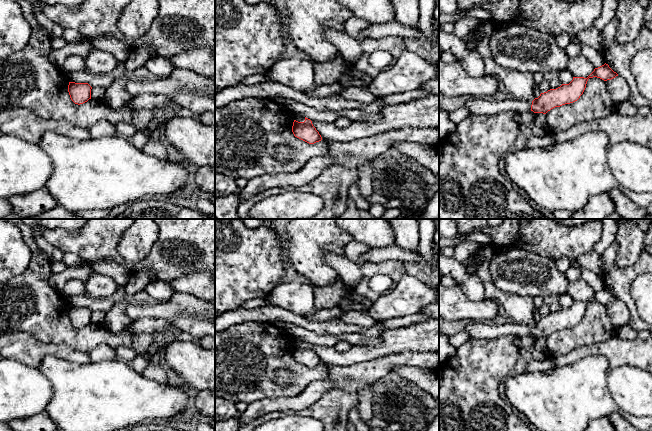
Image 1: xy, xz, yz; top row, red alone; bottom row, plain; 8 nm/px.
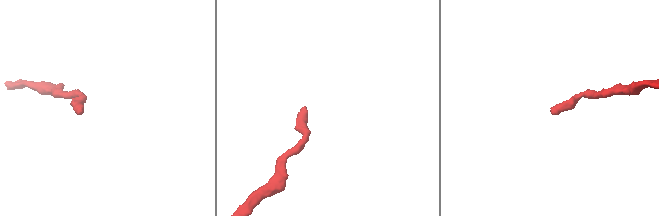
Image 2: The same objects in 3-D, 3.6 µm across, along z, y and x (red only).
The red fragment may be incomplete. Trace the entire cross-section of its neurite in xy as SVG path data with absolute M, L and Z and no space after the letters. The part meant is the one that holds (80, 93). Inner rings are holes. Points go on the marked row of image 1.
M69 82L68 92L75 104L83 104L91 99L92 87L88 83Z

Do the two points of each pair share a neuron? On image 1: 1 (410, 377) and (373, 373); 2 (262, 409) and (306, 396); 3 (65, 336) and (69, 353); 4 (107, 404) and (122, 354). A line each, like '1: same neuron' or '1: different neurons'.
1: different neurons
2: same neuron
3: different neurons
4: different neurons

